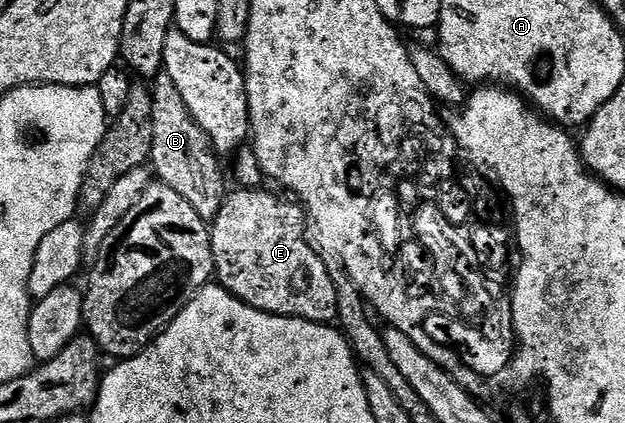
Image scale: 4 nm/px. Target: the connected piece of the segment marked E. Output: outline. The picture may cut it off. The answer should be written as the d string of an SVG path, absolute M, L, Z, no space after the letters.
M239 188L236 191L236 194L228 193L224 197L217 216L210 219L209 222L211 256L215 265L214 277L217 279L218 285L225 287L233 297L240 298L245 304L249 304L266 314L276 314L282 318L300 318L306 322L334 323L337 319L337 288L329 276L326 261L321 257L319 250L305 237L305 213L303 206L296 204L294 201L291 201L292 203L282 202L281 199L274 198L271 194L266 194L266 189L263 188Z

